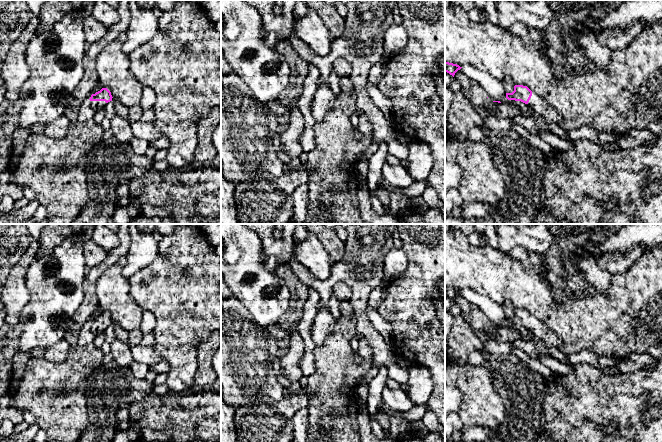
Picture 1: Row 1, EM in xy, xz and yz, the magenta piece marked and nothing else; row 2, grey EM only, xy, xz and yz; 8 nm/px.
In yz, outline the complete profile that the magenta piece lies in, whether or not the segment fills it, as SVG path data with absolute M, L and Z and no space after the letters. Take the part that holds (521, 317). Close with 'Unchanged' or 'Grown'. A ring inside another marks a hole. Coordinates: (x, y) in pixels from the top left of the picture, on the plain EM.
M515 309L512 317L506 317L508 324L521 325L528 328L530 332L542 342L560 348L562 343L556 334L542 320L531 315L527 310Z. Grown

